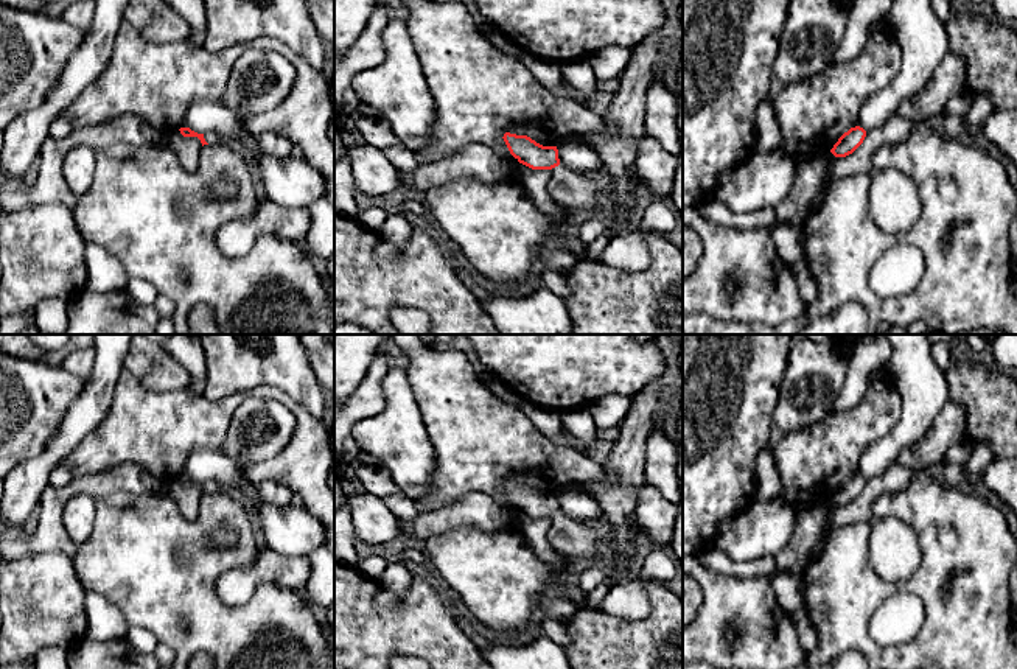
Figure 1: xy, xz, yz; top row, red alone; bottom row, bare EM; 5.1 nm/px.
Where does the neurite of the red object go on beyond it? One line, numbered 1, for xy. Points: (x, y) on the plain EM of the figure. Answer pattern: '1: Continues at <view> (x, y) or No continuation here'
1: Continues at xy (212, 487)

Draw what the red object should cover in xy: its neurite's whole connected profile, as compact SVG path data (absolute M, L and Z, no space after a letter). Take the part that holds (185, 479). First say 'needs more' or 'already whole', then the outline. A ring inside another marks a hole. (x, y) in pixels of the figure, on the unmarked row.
needs more; M180 476L179 479L183 485L197 485L201 489L202 495L222 492L222 487L213 481L197 482L197 481L191 479L190 476Z

